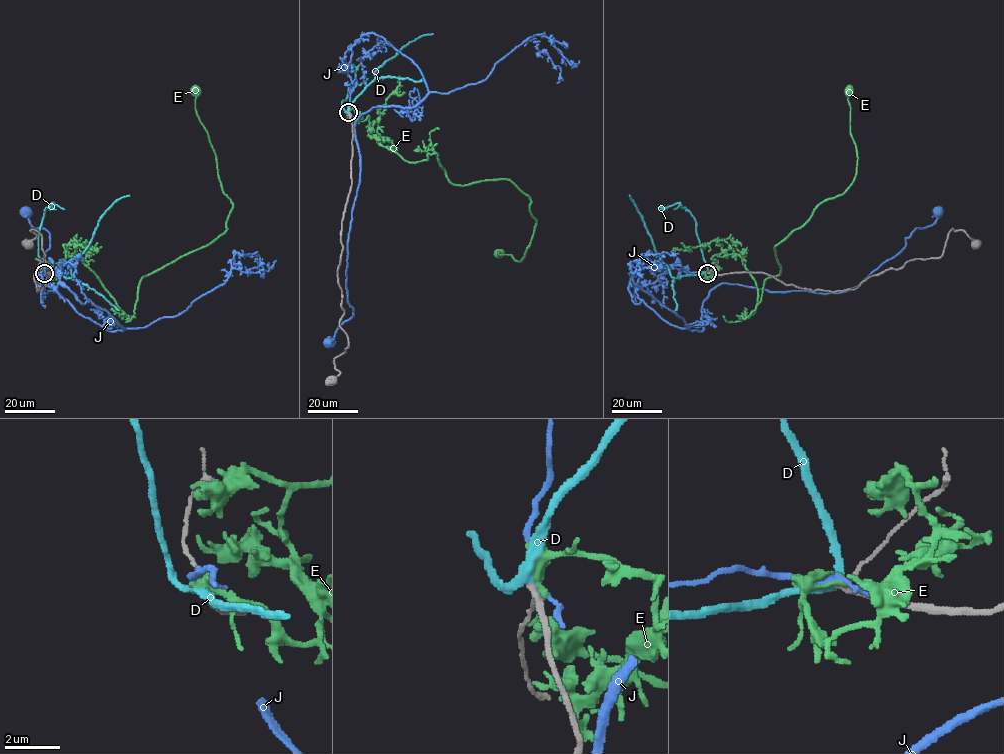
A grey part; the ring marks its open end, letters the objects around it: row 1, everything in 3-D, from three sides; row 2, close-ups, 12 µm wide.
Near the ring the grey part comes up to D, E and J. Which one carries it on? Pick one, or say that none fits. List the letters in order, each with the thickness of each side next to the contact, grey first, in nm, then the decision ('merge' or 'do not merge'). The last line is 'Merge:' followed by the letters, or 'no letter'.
D: 160/280 nm | merge
E: 180/240 nm | do not merge
J: 160/200 nm | do not merge
Merge: D

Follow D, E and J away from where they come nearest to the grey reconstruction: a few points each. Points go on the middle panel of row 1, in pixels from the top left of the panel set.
D: (348, 112), (350, 104), (372, 81), (374, 72), (380, 66), (421, 36), (433, 33)
E: (349, 113), (403, 159), (437, 154), (451, 183), (511, 181), (536, 225), (519, 262), (499, 252)
J: (348, 112), (340, 68), (374, 33), (418, 67), (428, 94), (355, 123), (353, 315), (330, 342)

